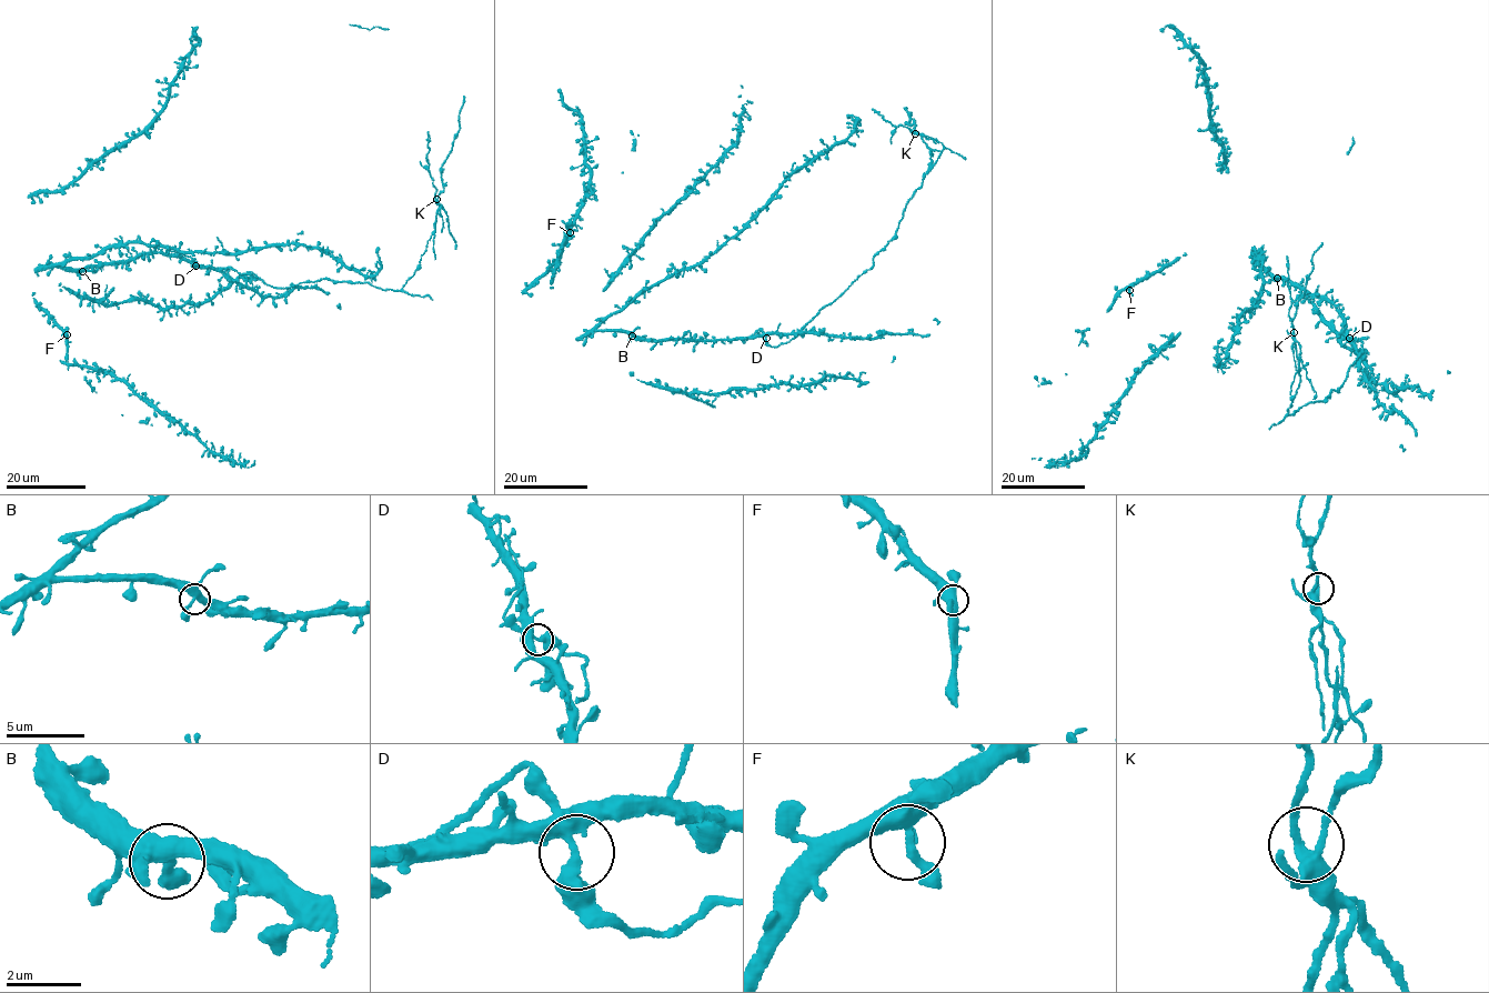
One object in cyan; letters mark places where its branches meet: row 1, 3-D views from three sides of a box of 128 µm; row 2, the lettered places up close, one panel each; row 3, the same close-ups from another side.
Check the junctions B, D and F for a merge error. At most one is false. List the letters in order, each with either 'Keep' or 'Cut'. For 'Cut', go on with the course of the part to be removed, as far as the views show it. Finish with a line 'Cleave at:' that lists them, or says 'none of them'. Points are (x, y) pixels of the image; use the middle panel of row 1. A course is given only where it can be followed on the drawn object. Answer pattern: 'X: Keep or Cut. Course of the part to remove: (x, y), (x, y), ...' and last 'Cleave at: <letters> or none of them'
B: Keep
D: Cut
F: Keep
Cleave at: D

